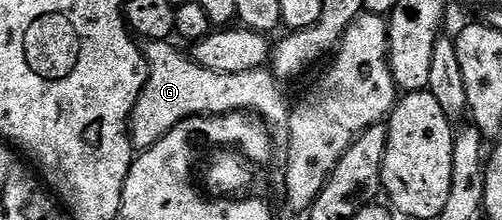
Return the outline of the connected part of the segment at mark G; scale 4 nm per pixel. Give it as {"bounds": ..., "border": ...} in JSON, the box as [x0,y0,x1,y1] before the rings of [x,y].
{"bounds":[129,41,291,152],"border":[[[149,41],[144,44],[149,76],[143,93],[139,93],[133,117],[129,120],[129,137],[133,141],[134,152],[151,149],[151,145],[167,137],[167,133],[185,119],[232,115],[234,111],[252,113],[264,119],[274,144],[281,149],[288,148],[291,103],[285,100],[281,92],[282,84],[272,70],[256,67],[253,71],[243,73],[215,73],[211,69],[203,69],[203,65],[171,44],[169,41]]]}

